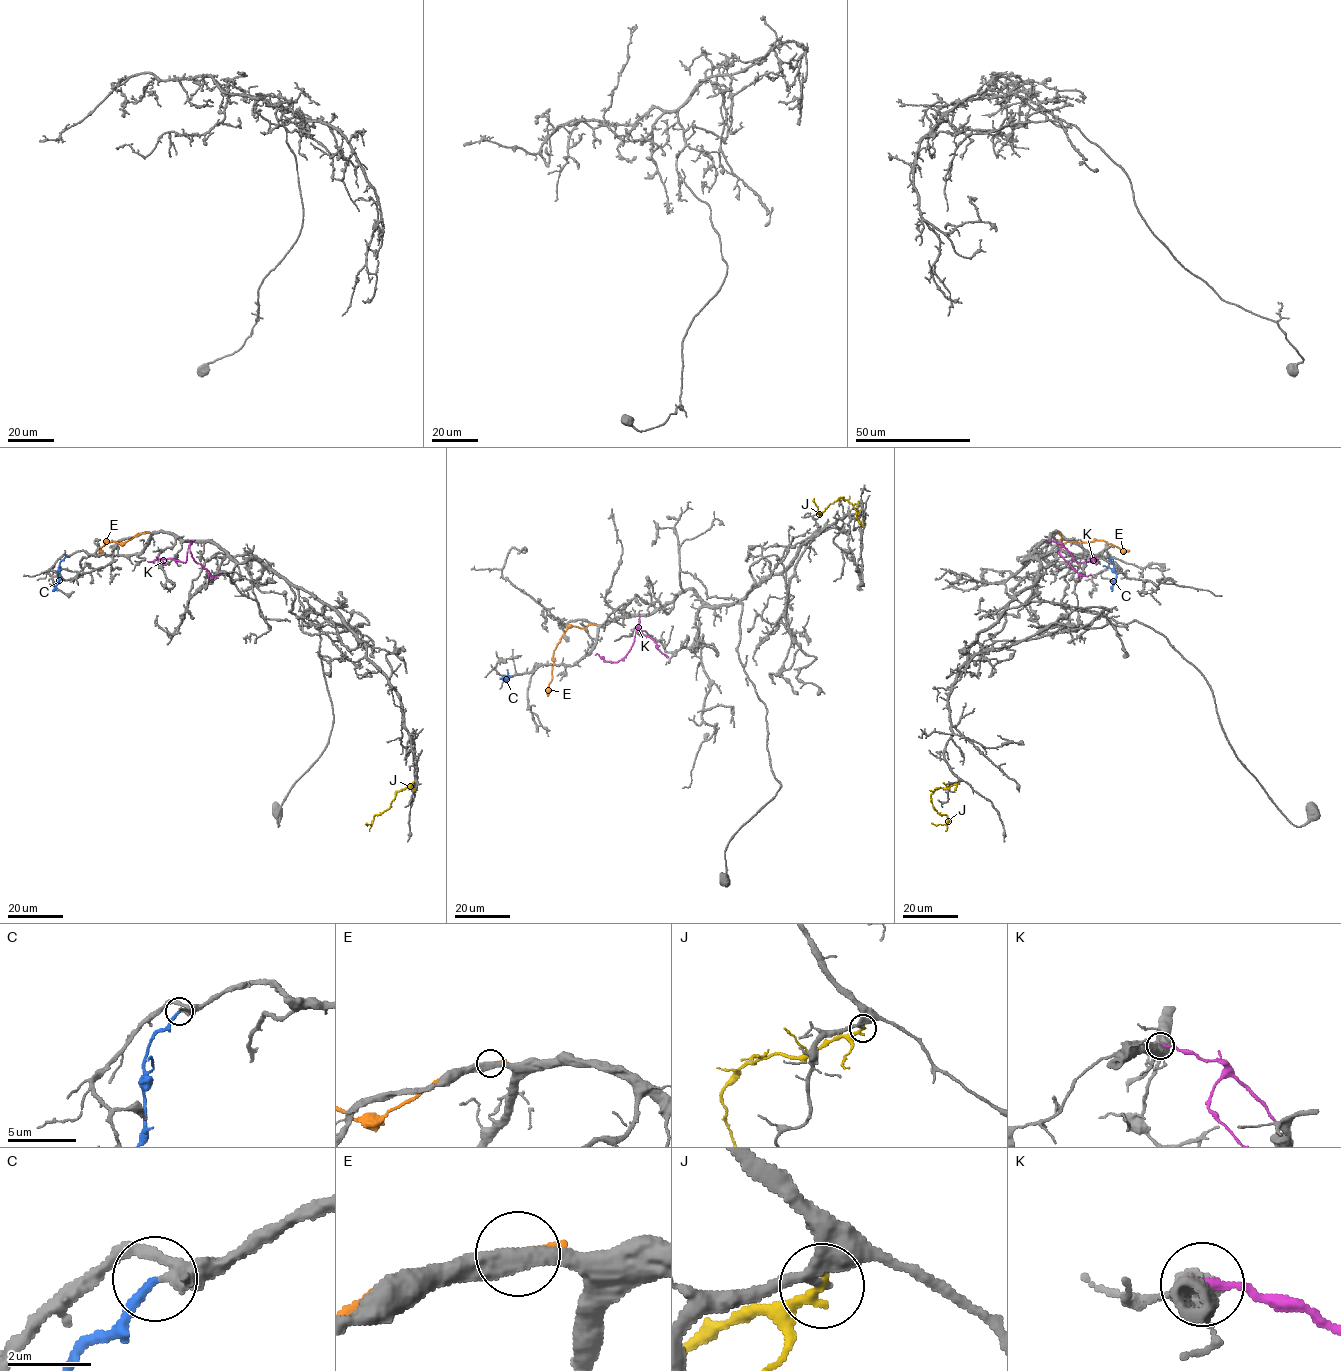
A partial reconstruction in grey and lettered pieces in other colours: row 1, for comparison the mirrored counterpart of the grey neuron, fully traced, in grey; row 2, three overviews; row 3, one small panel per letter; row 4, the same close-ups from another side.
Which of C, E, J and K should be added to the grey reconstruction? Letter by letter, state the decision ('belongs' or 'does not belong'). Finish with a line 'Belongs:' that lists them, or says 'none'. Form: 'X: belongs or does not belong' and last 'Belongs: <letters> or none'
C: belongs
E: does not belong
J: does not belong
K: does not belong
Belongs: C

